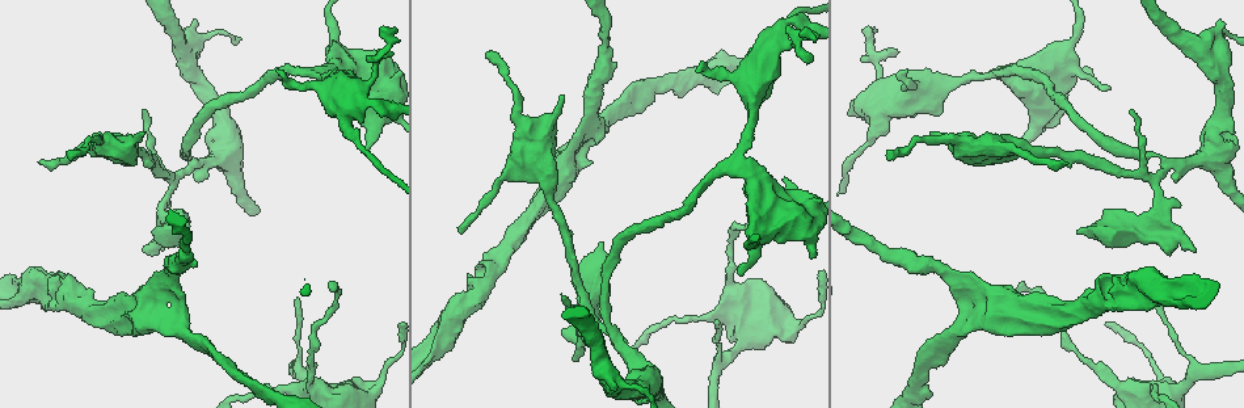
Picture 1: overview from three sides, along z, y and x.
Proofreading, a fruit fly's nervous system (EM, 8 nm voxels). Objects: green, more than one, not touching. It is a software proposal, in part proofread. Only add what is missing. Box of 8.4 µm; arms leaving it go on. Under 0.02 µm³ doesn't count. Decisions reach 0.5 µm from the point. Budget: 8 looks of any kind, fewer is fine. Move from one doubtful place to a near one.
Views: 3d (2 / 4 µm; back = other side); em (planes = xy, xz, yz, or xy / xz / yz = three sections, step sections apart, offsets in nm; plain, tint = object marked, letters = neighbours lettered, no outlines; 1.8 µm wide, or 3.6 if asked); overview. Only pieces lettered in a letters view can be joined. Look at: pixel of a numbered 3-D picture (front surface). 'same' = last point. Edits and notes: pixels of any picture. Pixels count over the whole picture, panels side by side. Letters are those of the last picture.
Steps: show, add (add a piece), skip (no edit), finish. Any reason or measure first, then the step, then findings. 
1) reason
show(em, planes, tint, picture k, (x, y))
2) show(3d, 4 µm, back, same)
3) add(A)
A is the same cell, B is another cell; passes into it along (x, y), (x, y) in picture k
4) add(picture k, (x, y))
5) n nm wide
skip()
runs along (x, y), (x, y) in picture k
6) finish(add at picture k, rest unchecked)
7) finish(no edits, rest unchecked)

branch stops here
show(3d, 2 µm, picture 1, (788, 178))

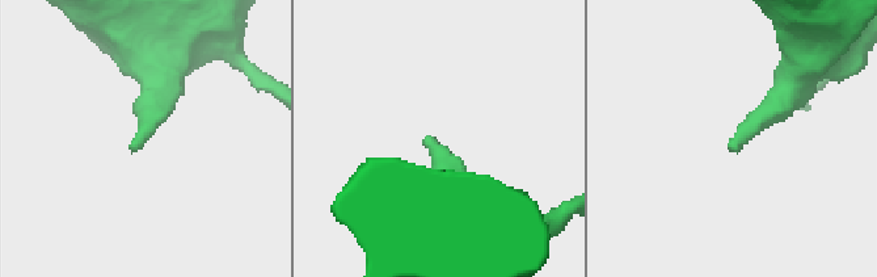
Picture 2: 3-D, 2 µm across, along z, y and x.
need the tissue
show(em, planes, plain, picture 2, (136, 149))

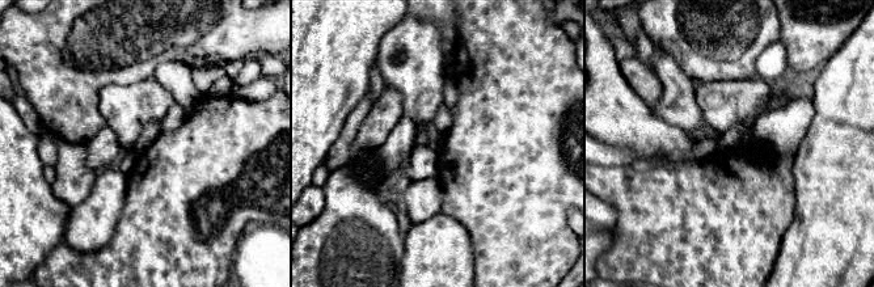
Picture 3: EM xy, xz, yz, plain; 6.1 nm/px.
see the neighbours
show(em, planes, letters, same)

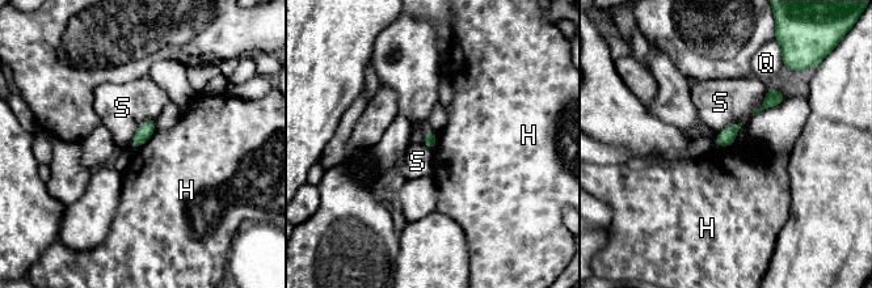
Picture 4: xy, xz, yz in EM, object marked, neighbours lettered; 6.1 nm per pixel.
skip()
H, Q and S are other cells; border along (154, 131), (134, 149) in picture 4; none of them fits

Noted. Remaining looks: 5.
thick turns thin
show(3d, 4 µm, picture 1, (732, 277))

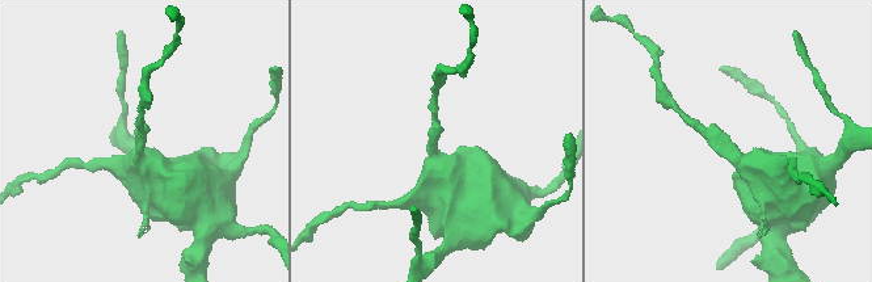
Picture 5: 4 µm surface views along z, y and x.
need the tissue
show(em, planes, tint, picture 5, (138, 144))

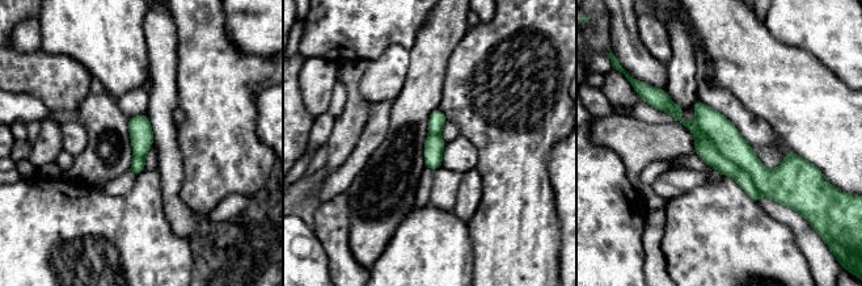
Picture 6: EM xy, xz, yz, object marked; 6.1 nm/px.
see the neighbours
show(em, planes, letters, same)

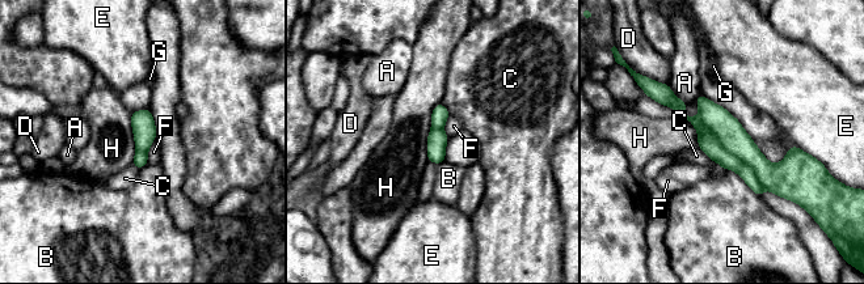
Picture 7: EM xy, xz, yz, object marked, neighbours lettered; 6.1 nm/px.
130 nm wide
skip()
A, B, C, D, E, F, G and H are other cells; runs along (660, 97), (757, 170), (803, 157) in picture 7; no lettered piece goes on from it

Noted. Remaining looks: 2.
an open end
show(em, planes, tint, picture 1, (1111, 275))

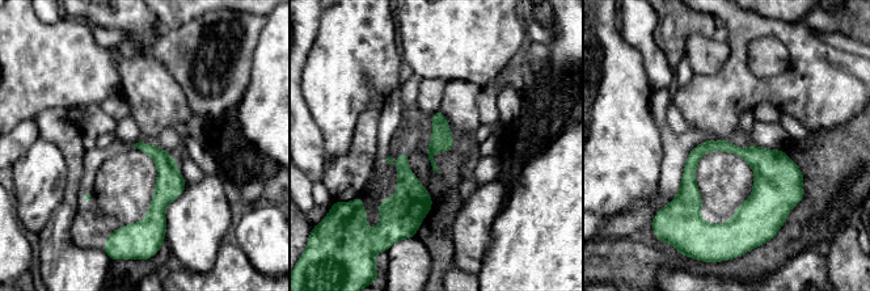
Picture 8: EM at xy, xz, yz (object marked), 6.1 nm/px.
show(em, planes, letters, same)

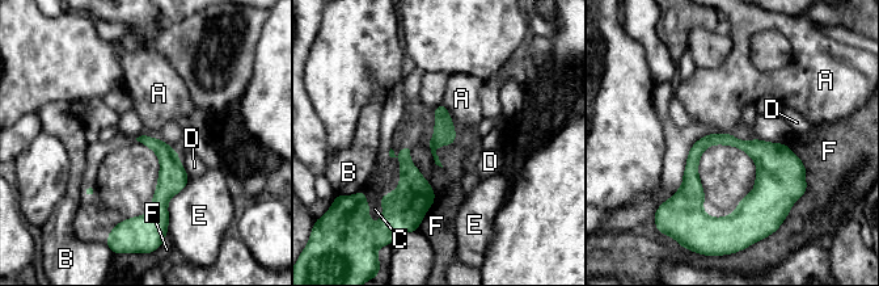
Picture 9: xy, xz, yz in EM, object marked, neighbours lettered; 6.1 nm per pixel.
F touches over 420 nm
skip()
A, B, C, D, E and F are other cells; runs along (143, 139), (167, 158), (152, 218) in picture 9; no lettered piece goes on from it

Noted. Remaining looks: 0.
finish(no edits, rest unchecked)

